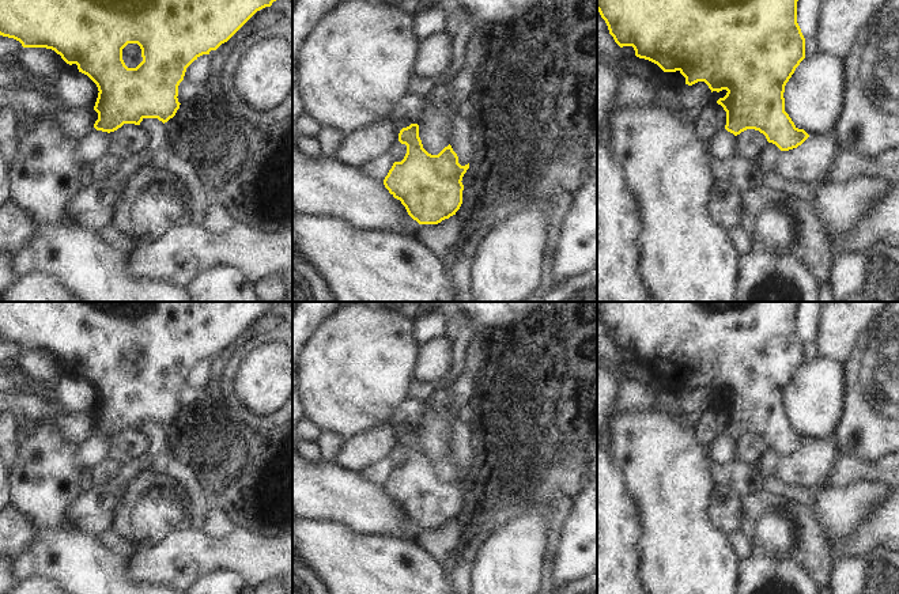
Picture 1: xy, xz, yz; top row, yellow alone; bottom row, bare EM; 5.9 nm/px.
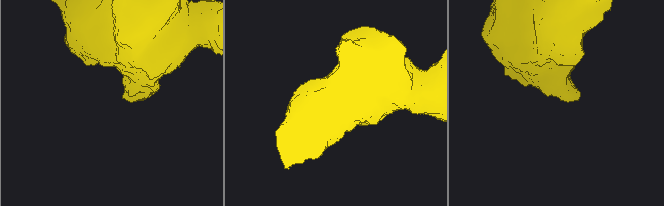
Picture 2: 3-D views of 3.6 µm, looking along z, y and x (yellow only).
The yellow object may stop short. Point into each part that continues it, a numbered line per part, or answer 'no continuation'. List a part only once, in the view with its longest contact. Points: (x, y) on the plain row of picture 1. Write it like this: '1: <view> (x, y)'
no continuation

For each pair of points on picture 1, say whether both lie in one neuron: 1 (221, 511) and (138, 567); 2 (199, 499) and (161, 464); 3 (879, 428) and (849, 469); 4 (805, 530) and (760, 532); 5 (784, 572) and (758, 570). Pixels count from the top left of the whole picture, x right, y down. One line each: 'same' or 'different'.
1: different
2: same
3: different
4: same
5: same

